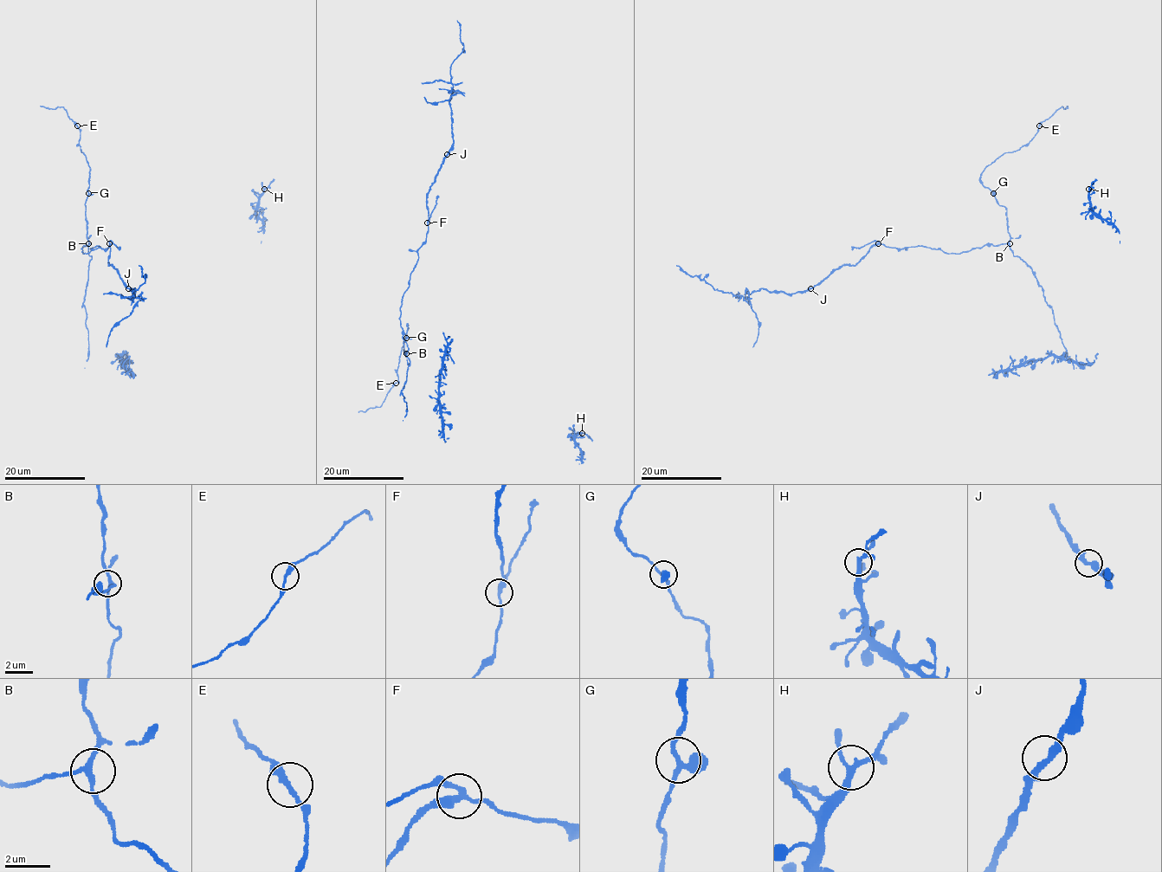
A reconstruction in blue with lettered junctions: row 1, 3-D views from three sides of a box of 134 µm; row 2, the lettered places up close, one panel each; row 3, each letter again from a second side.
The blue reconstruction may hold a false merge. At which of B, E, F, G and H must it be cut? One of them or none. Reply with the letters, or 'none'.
F

